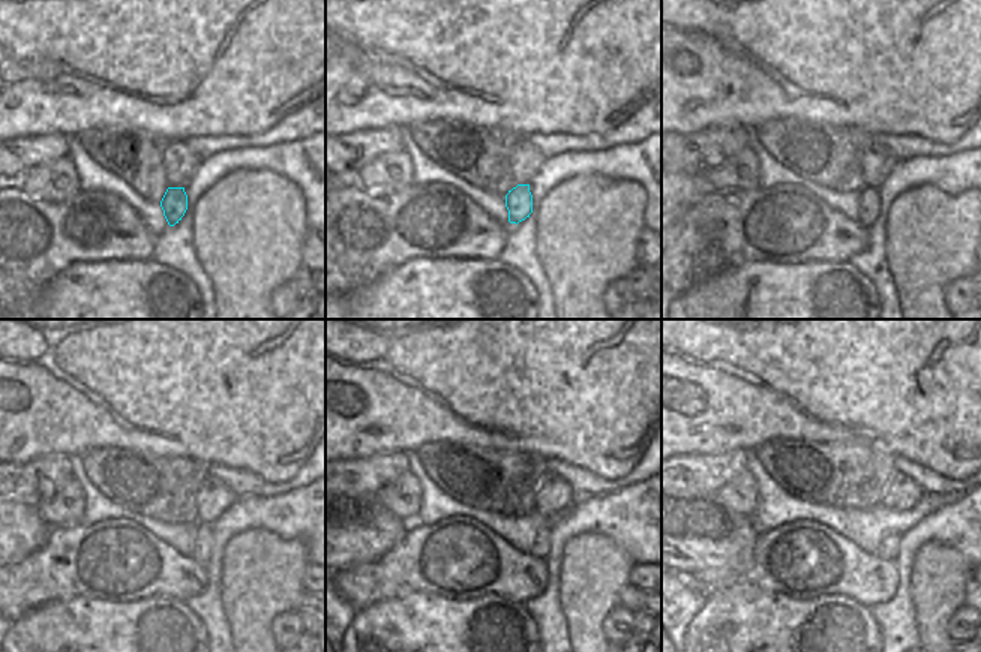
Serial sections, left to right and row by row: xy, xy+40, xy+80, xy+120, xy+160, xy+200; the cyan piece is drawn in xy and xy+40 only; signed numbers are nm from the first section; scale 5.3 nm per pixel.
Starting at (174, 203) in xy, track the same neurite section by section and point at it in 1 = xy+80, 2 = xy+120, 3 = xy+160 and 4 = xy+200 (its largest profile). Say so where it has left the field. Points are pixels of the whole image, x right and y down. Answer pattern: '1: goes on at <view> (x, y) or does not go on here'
1: goes on at xy+80 (869, 197)
2: goes on at xy+120 (201, 550)
3: goes on at xy+160 (540, 549)
4: goes on at xy+200 (888, 549)

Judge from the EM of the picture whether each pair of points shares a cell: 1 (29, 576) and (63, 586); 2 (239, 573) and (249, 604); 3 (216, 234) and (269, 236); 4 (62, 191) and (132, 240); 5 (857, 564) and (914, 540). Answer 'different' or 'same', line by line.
1: same
2: same
3: same
4: different
5: different

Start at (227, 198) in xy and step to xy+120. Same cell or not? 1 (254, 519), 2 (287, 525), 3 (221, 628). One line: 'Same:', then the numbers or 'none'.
Same: none

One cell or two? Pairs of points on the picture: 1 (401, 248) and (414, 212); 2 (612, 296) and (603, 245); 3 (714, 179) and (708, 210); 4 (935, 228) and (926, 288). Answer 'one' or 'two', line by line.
1: one
2: two
3: two
4: one

